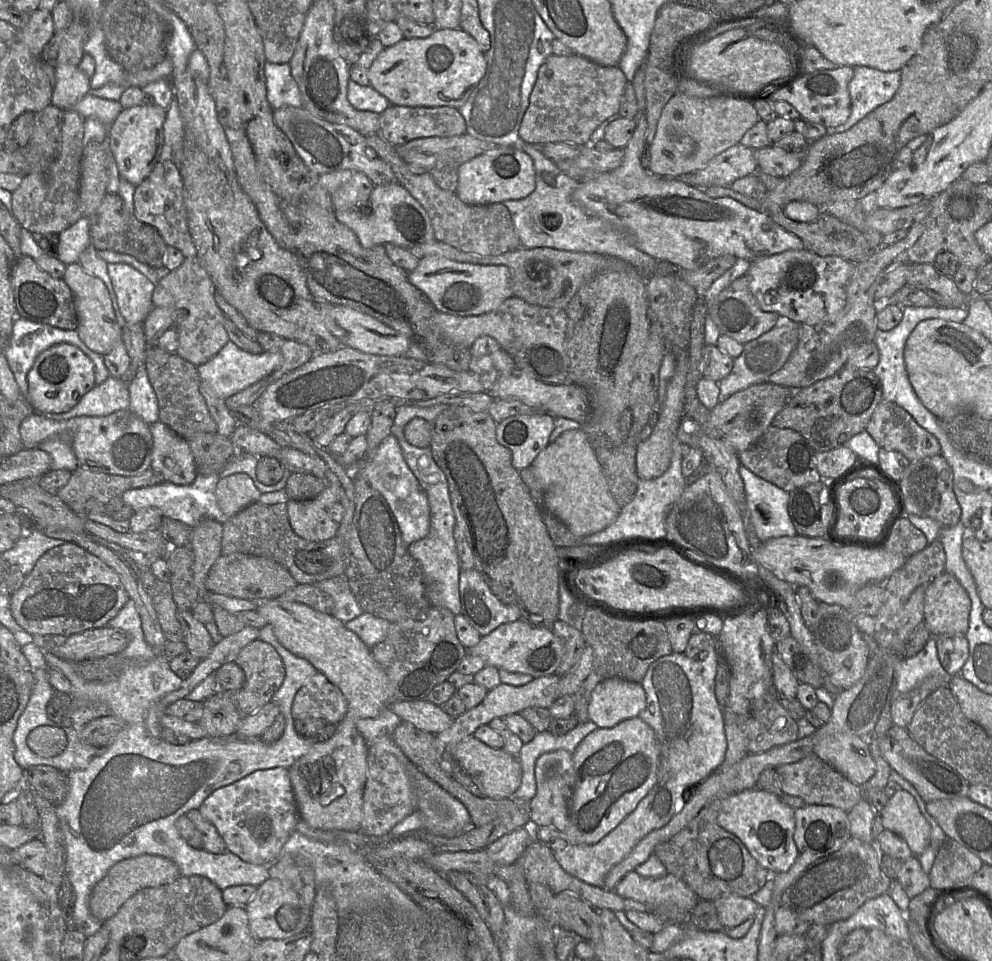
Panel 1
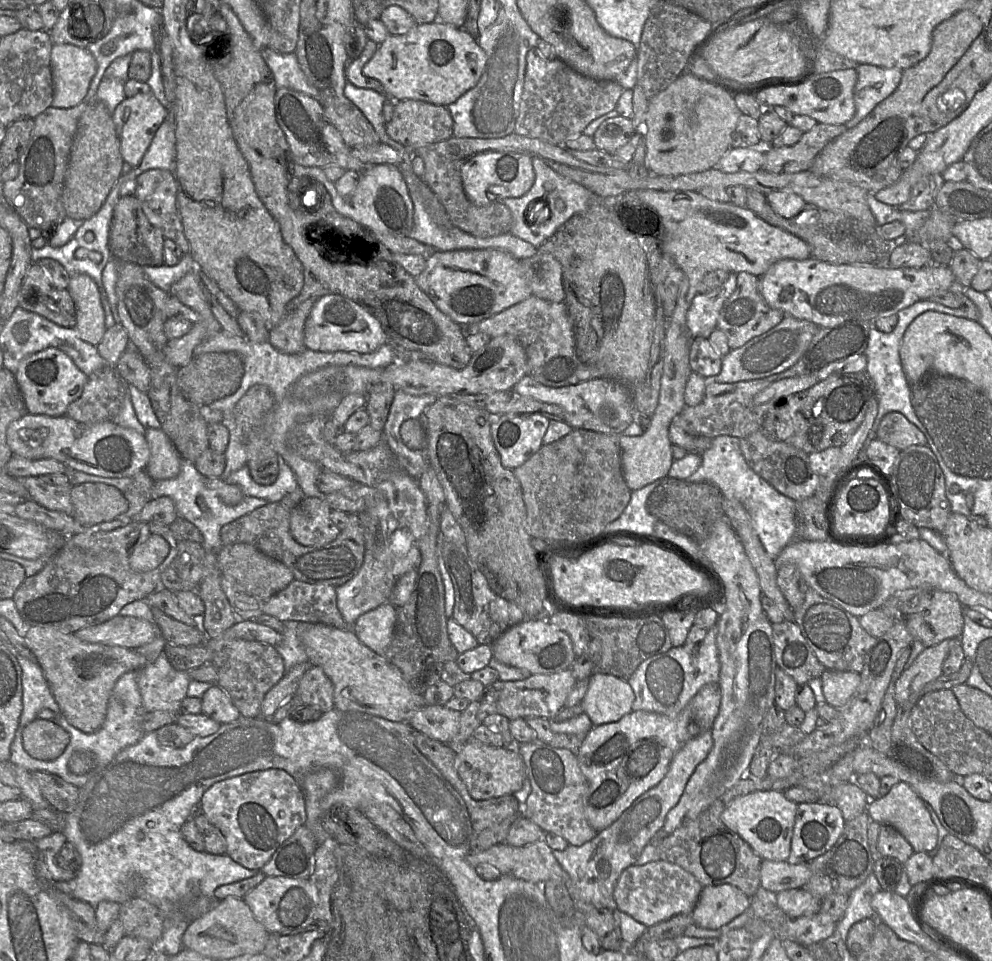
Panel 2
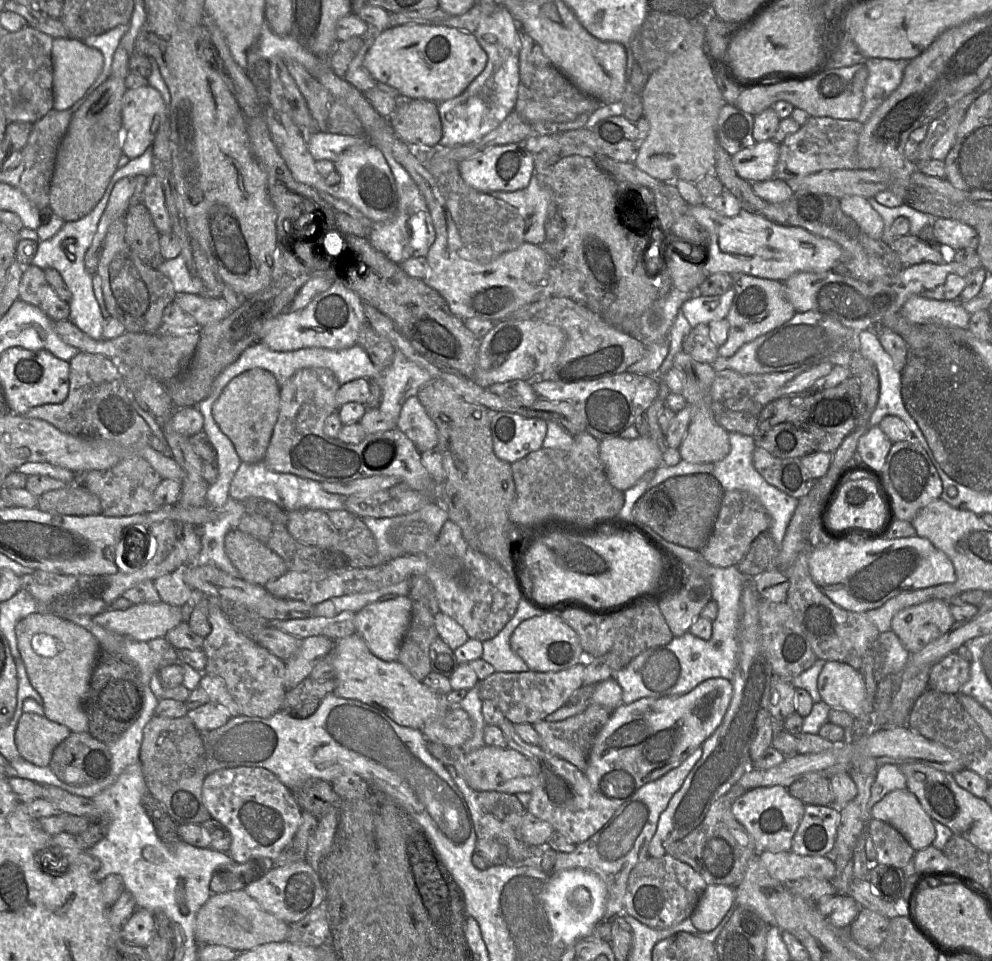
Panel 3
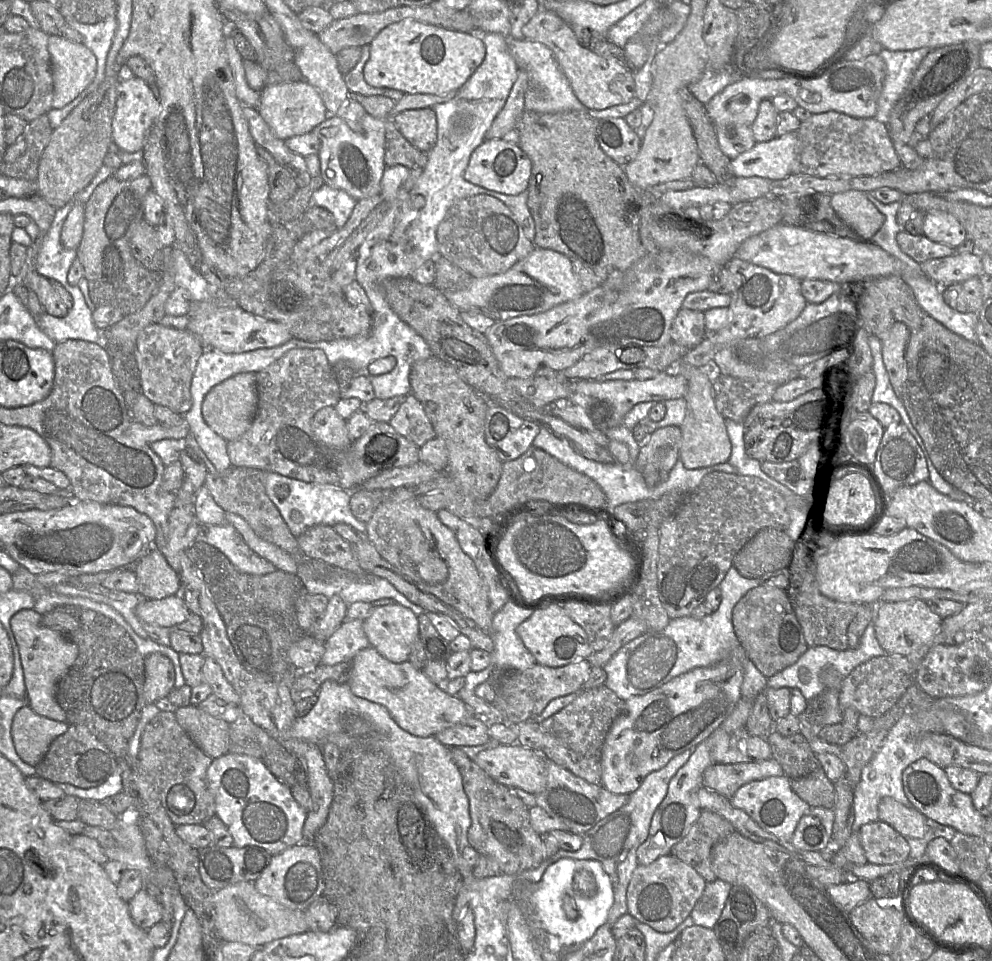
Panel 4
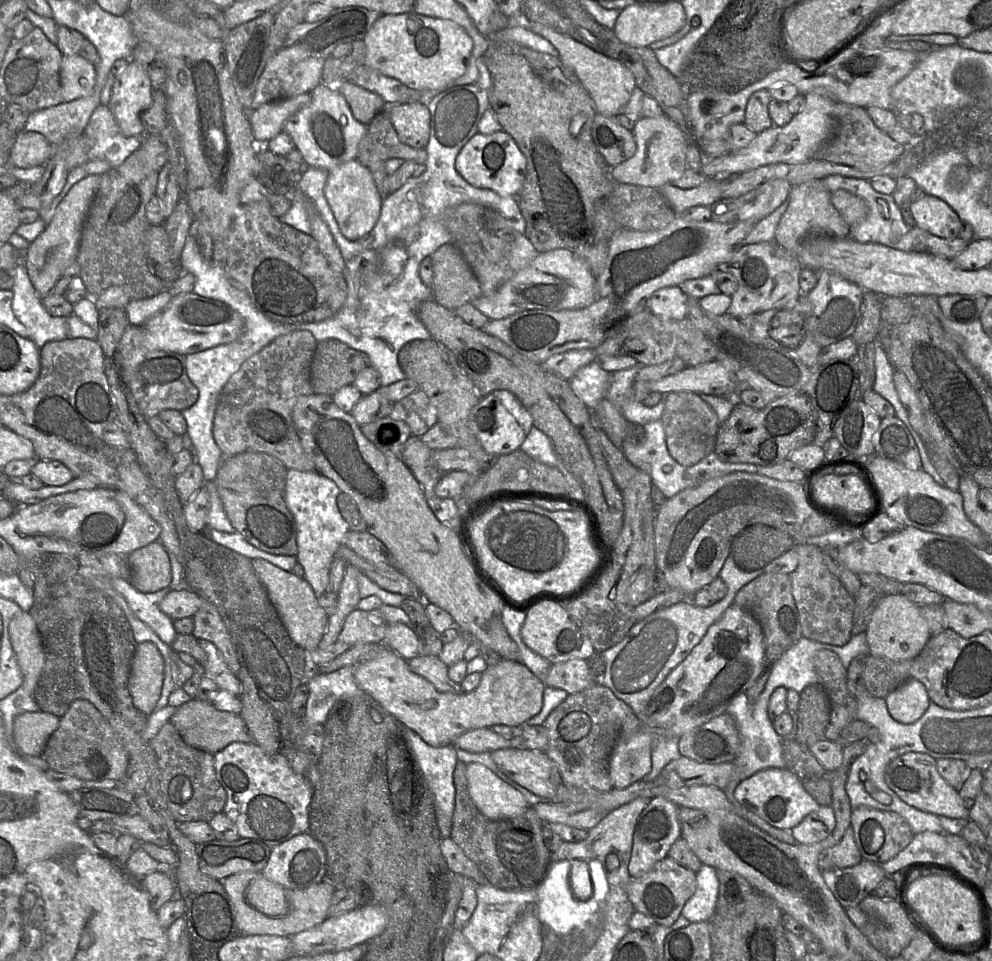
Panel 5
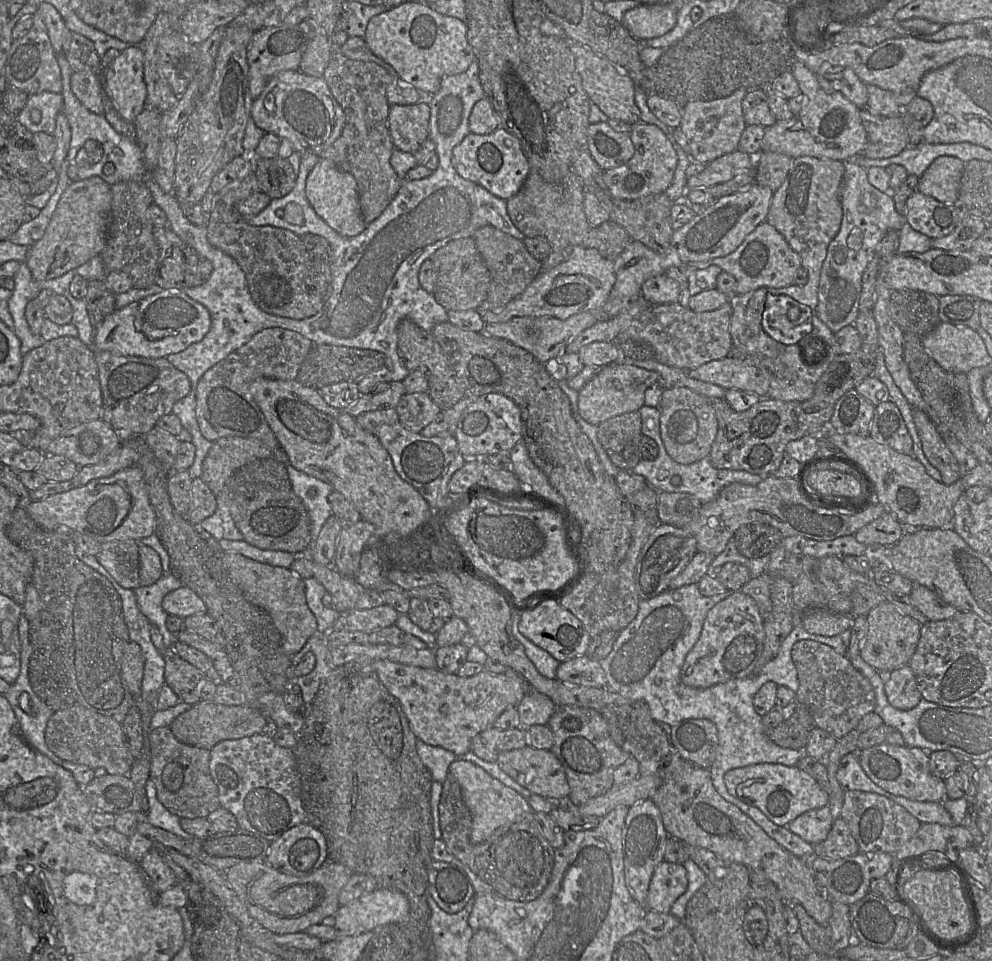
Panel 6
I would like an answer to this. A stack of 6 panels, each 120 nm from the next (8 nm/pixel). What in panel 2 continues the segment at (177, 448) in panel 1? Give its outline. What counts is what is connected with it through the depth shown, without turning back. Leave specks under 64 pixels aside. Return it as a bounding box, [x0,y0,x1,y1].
[145,428,182,480]

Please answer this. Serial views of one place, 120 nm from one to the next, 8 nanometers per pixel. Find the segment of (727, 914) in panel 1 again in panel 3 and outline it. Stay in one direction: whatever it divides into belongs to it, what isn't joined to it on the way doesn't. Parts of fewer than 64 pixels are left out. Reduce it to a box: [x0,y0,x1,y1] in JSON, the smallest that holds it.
[691,885,735,931]

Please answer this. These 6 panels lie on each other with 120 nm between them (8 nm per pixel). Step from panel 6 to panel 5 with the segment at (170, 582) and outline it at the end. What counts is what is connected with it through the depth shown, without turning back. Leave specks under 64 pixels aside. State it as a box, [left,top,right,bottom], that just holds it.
[109,578,178,645]

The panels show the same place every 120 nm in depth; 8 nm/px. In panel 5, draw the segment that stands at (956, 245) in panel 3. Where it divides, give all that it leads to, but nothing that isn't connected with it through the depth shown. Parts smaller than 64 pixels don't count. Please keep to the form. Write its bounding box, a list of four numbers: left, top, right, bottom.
[910,194,963,238]

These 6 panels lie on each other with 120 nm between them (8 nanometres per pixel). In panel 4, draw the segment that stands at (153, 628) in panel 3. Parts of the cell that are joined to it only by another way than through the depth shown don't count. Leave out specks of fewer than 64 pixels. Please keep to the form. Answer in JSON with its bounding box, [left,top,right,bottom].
[136,595,190,630]

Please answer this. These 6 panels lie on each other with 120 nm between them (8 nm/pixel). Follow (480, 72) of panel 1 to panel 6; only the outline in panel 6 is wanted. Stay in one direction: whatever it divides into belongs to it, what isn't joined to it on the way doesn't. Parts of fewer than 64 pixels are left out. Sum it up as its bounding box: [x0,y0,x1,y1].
[364,2,474,96]

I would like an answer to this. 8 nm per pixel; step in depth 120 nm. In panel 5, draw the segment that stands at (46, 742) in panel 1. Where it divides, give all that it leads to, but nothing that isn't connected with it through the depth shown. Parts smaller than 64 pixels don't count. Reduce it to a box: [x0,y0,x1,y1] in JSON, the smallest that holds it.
[13,711,59,756]

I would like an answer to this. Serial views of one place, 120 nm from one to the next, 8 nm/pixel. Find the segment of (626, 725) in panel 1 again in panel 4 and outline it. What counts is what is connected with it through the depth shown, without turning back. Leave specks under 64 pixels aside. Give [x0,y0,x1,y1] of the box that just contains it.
[601,662,743,795]

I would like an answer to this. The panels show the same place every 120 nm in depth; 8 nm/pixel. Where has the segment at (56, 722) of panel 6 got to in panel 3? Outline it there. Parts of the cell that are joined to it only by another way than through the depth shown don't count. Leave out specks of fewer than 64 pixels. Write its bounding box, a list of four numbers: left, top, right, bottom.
[48,732,110,786]

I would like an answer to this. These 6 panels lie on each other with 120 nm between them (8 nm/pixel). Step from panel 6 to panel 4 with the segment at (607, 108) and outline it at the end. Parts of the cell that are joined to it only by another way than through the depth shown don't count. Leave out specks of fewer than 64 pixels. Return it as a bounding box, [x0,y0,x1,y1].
[522,9,635,110]

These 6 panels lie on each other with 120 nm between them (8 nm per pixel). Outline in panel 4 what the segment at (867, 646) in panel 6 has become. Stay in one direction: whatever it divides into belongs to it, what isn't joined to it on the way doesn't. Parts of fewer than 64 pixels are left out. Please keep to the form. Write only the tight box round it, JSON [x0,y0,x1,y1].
[874,600,943,656]

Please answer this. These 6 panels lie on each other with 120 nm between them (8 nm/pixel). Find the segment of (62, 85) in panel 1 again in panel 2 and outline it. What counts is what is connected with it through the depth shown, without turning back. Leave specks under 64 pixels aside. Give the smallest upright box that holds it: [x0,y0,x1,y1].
[51,44,97,109]

